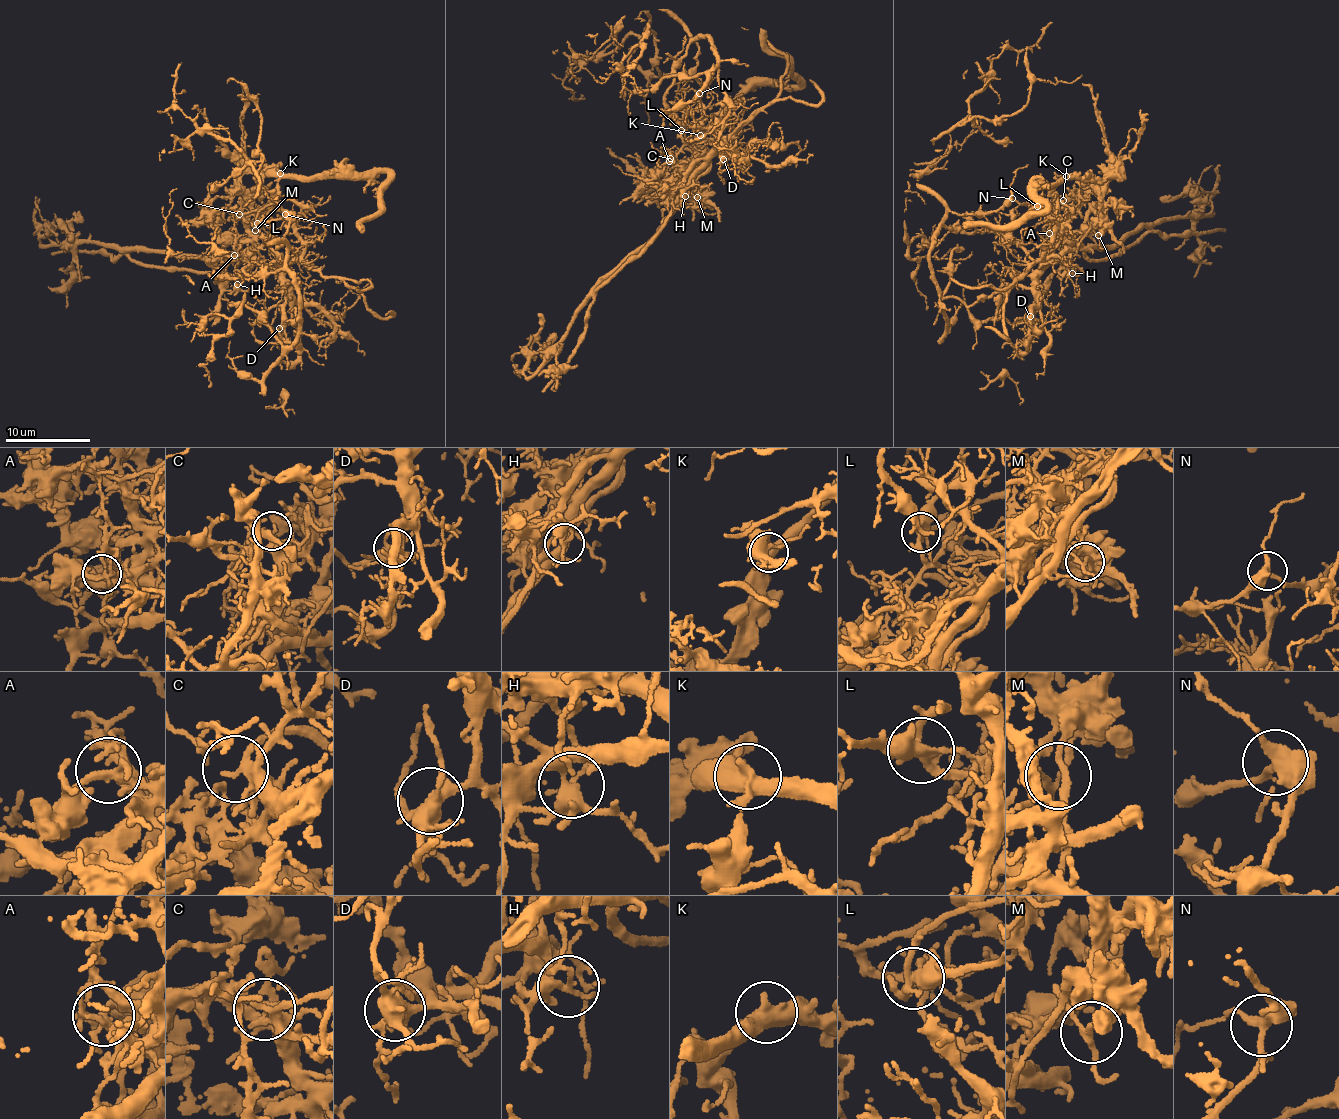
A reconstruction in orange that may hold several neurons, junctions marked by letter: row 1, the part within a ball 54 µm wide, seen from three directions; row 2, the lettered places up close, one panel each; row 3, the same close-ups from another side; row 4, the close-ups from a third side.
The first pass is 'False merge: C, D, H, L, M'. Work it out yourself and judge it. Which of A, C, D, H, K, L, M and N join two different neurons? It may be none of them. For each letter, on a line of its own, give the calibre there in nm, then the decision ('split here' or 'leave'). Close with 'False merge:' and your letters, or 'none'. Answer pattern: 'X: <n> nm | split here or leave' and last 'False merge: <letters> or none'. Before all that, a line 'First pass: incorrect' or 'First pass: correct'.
First pass: incorrect
A: 200 nm | leave
C: 240 nm | leave
D: 400 nm | split here
H: 240 nm | split here
K: 420 nm | split here
L: 340 nm | split here
M: 150 nm | split here
N: 360 nm | leave
False merge: D, H, K, L, M

